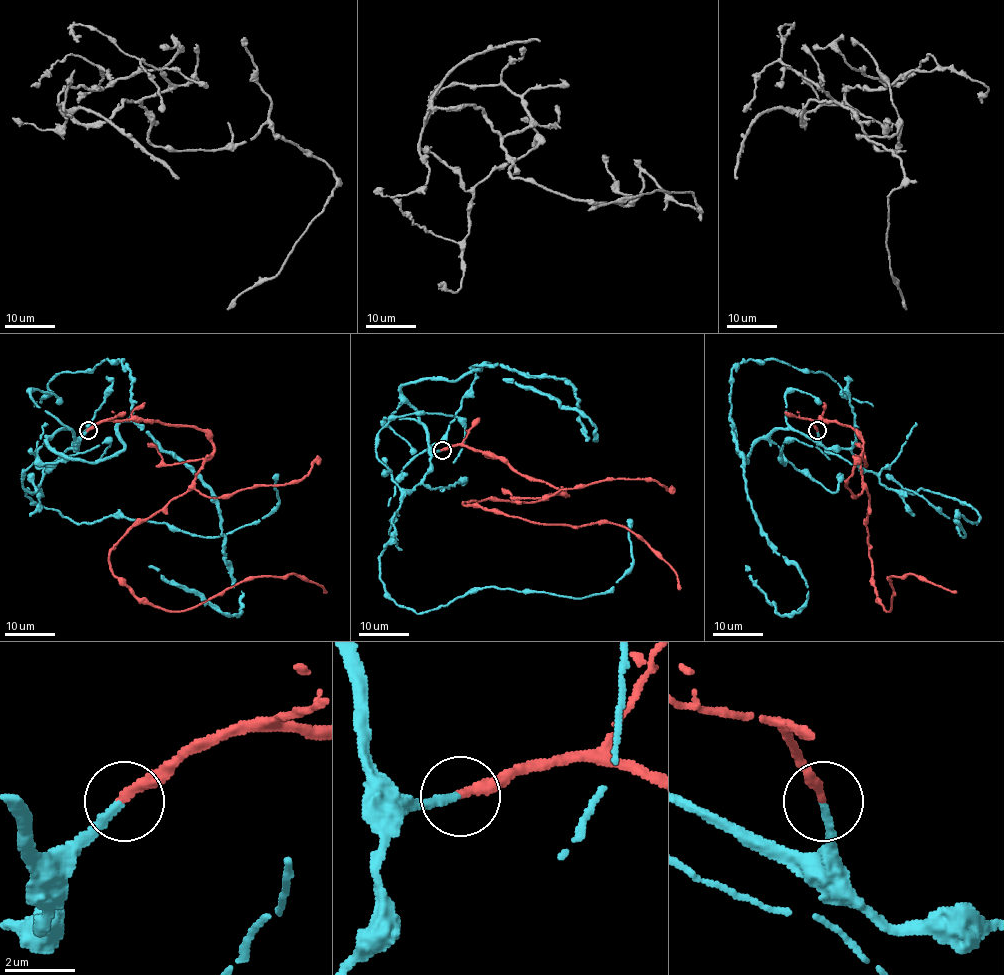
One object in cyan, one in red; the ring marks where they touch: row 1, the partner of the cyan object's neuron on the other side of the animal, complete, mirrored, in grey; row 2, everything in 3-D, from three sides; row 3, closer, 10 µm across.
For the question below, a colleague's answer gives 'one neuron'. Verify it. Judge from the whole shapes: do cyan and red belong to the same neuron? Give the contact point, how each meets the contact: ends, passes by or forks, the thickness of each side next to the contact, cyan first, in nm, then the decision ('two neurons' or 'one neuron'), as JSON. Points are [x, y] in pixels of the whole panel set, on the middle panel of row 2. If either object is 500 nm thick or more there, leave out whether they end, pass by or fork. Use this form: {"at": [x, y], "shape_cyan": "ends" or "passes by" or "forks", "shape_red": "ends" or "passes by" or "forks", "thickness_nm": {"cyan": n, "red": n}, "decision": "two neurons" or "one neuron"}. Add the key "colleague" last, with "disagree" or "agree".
{"at": [442, 450], "shape_cyan": "ends", "shape_red": "ends", "thickness_nm": {"cyan": 200, "red": 280}, "decision": "one neuron", "colleague": "agree"}

